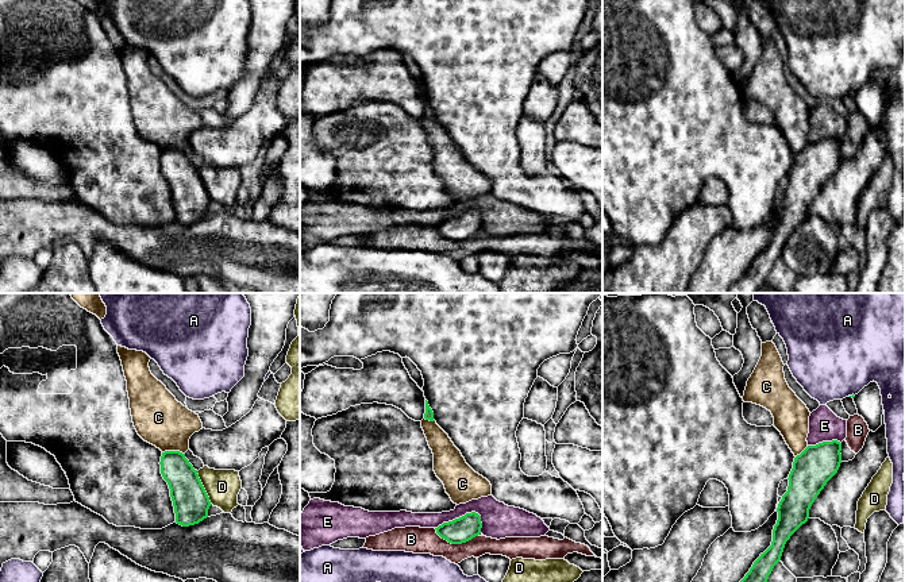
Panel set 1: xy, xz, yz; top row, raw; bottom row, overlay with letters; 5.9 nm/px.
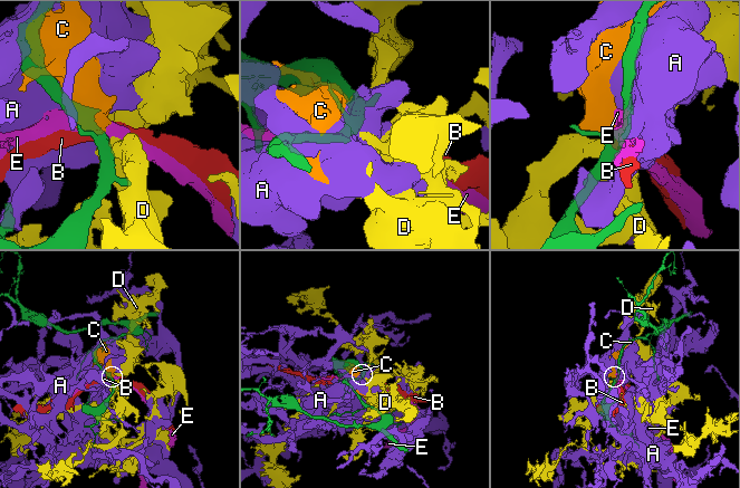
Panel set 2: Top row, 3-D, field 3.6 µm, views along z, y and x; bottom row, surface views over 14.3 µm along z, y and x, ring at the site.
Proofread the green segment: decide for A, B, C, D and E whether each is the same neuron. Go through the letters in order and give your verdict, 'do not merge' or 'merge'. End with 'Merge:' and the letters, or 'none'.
A: do not merge
B: do not merge
C: do not merge
D: do not merge
E: do not merge
Merge: none

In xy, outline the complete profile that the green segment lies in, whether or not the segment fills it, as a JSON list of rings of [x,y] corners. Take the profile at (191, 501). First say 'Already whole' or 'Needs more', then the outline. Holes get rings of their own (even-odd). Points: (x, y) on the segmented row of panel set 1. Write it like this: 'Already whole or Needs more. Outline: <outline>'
Already whole. Outline: [[[165,451],[161,474],[167,482],[174,506],[176,523],[182,527],[199,524],[208,517],[212,505],[199,478],[197,470],[180,451]]]

